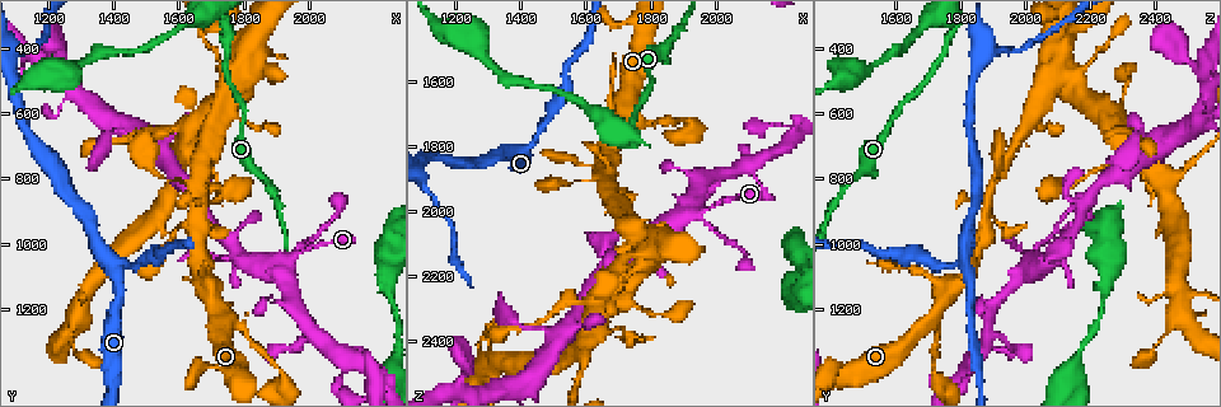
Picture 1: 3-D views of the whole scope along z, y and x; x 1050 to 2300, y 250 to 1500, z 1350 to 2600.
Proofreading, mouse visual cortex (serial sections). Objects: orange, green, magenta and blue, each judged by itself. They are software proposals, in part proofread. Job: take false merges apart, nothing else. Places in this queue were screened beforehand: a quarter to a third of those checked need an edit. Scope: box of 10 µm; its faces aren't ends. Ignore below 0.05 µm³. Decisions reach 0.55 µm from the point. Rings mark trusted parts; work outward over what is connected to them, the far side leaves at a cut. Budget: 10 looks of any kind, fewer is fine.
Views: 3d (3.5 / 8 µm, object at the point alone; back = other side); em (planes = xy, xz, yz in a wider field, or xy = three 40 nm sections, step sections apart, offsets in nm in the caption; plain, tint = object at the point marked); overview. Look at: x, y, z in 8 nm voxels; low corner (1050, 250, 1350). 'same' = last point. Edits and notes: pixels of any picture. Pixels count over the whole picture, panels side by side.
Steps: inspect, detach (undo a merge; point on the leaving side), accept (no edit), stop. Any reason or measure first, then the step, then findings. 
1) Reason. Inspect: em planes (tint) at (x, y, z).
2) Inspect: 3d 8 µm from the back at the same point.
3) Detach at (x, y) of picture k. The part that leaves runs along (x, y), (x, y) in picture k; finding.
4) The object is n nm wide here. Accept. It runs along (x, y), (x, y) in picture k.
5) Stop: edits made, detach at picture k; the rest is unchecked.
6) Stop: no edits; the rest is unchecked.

Narrows sharply. Inspect: 3d 3.5 µm at (1600, 960, 1860).

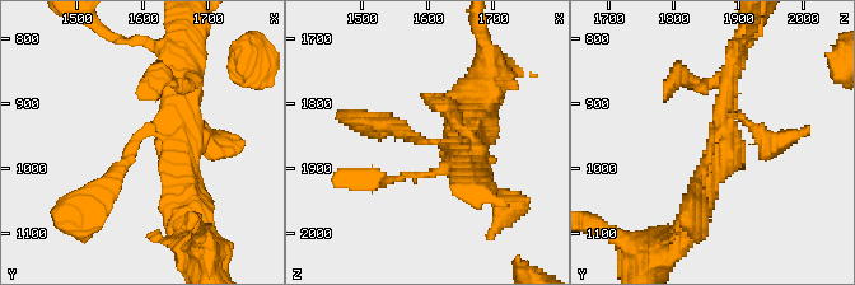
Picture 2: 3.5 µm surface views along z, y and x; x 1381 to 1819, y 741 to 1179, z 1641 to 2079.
4 arms meet here; the arms are 200, 250, 250, 300 nm wide; need the tissue. Inspect: em xy step 2 (tint) at (1600, 955, 1860).

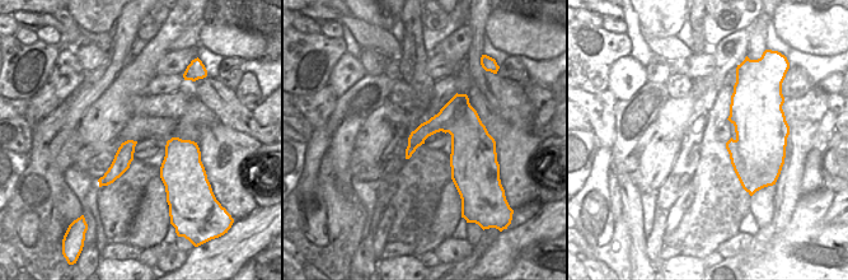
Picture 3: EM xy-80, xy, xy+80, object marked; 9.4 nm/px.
Inspect: em xy step 5 (tint) at the same point.

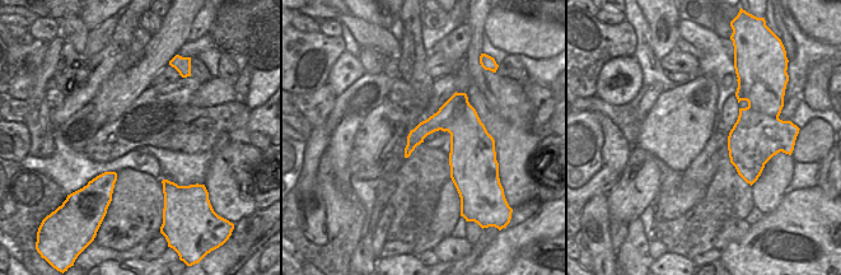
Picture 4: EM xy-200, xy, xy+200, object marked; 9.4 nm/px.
Accept. Continuous, no second cell.

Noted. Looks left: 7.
A fork. Inspect: 3d 3.5 µm at (1400, 1060, 1820).

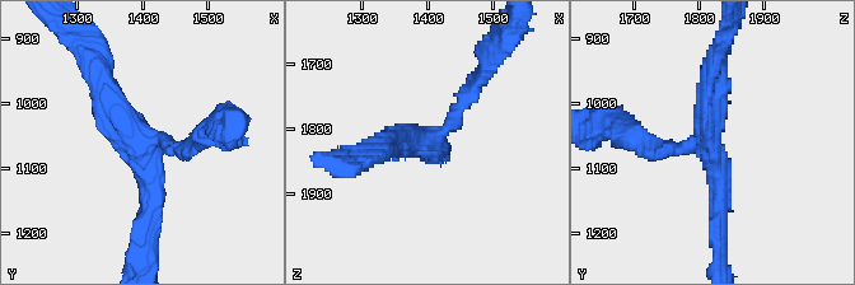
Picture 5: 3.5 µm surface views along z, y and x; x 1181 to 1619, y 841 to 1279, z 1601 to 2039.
Shape alone is not enough. Inspect: em xy step 3 (tint) at (1395, 1065, 1820).

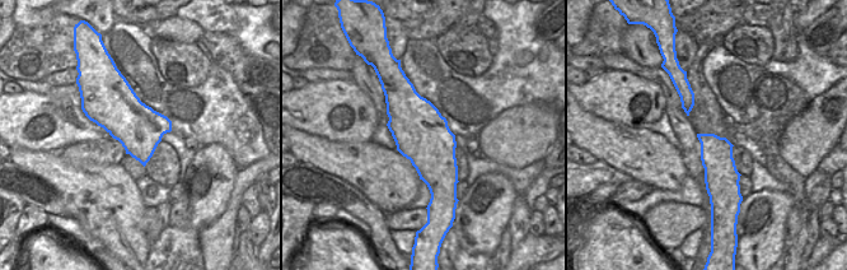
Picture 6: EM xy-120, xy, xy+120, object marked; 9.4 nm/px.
Another direction. Inspect: em planes (tint) at the same point.

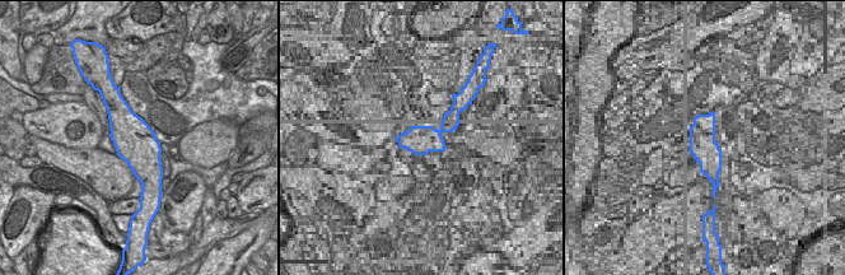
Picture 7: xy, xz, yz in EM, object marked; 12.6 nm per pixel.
The object is 500 nm wide here. Accept. It runs along (146, 230), (154, 187), (103, 74) in picture 5; one cell here.

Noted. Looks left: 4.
Thick turns thin. Inspect: 3d 8 µm at (1720, 430, 2200).

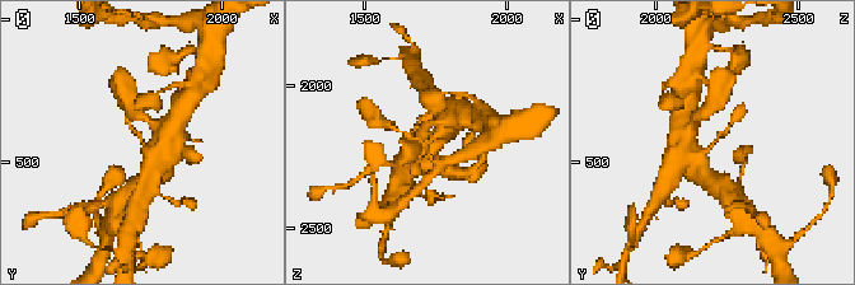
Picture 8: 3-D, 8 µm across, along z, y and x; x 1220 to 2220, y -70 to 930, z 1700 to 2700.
Inspect: em xy step 1 (tint) at the same point.

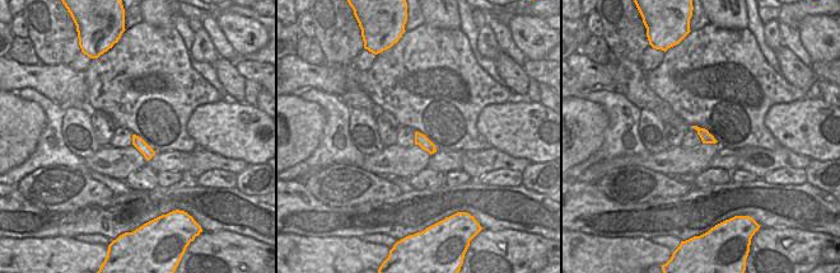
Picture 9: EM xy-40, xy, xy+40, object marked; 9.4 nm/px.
Accept. It runs along (691, 160), (736, 117) in picture 8; continuous, no second cell.

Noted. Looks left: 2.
Three arms meet. Inspect: 3d 3.5 µm at (1750, 320, 1780).

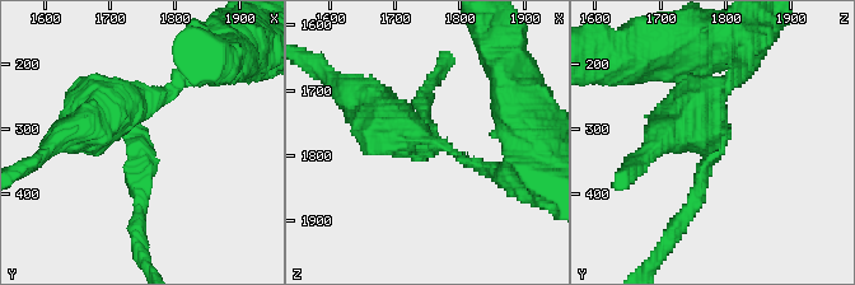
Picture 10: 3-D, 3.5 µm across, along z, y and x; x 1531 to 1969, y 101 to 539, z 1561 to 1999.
3 arms meet here; the arms are 200, 350, 600 nm wide. Inspect: em planes (tint) at (1745, 335, 1790).

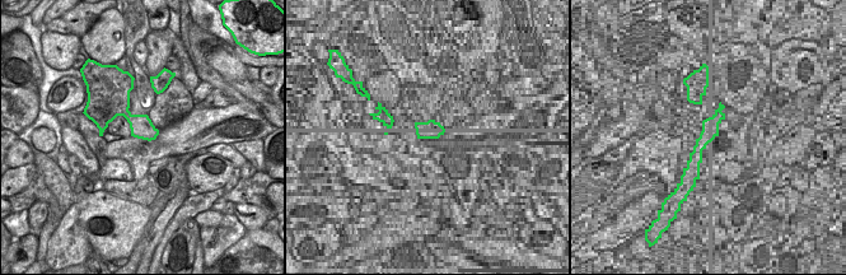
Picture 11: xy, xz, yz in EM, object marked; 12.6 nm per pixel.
Detach at (131, 97) of picture 10. The part that leaves runs along (118, 130), (90, 122), (36, 160) in picture 10; a second cell is stuck on.

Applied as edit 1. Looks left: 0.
Stop: edits made, detach at picture 10; the rest is unchecked.

